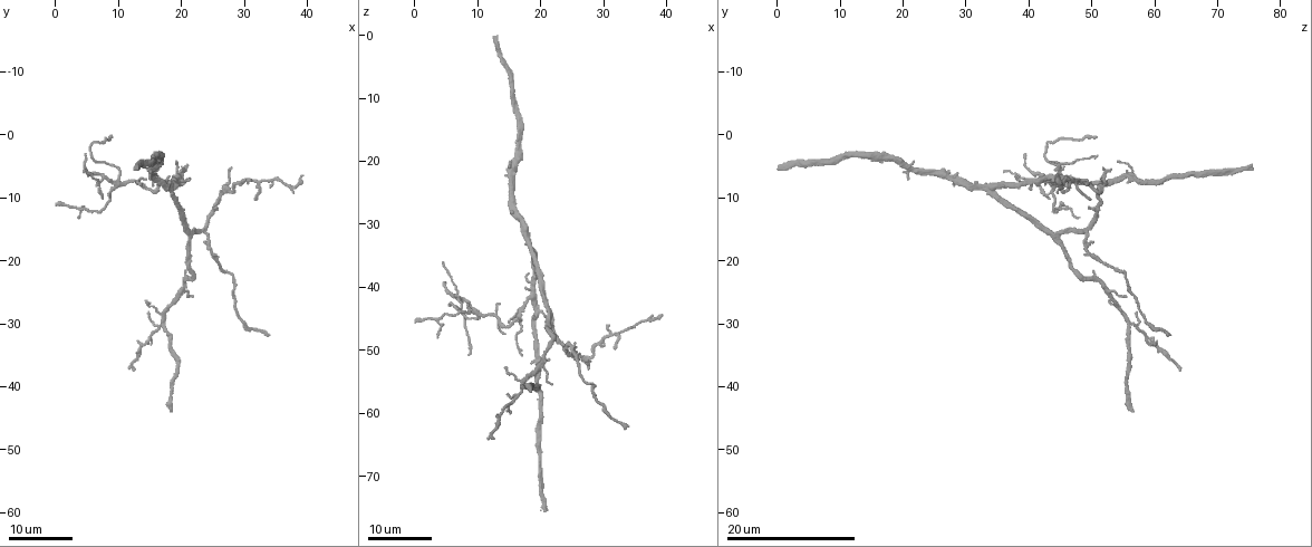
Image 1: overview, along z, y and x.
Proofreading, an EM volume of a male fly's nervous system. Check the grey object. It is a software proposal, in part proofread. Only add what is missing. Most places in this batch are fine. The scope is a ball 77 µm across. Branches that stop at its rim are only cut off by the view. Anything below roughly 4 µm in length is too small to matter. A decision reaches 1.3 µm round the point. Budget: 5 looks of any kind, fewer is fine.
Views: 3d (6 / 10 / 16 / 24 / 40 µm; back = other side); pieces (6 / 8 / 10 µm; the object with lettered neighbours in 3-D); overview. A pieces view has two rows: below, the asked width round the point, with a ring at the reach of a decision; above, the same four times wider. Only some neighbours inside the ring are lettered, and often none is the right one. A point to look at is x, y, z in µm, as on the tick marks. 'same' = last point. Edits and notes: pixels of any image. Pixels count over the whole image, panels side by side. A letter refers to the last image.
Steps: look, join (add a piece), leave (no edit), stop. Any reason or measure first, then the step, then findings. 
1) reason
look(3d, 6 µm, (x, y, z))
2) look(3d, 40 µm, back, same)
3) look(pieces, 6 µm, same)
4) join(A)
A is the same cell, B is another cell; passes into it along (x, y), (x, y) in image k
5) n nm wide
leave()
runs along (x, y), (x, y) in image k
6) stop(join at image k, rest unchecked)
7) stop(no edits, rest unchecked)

long arm stops here
look(3d, 24 µm, (39.5, 6.5, 44.5))

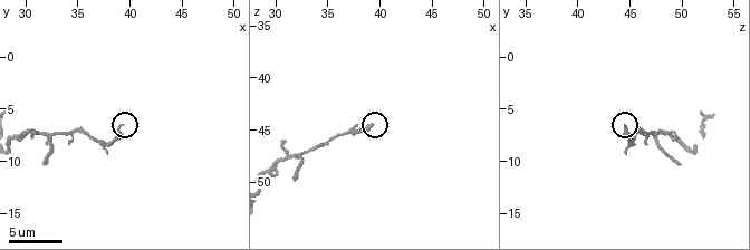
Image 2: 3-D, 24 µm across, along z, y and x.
look(pieces, 10 µm, (39.2, 6.6, 44.2))

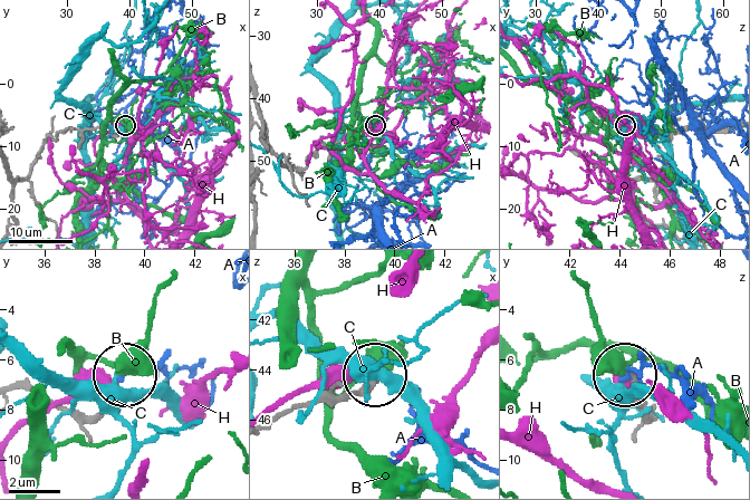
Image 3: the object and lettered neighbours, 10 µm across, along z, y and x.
leave()
A, B, C and H are other cells; none of them fits

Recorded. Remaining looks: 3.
an open end
look(3d, 6 µm, (32.0, 10.0, 49.4))

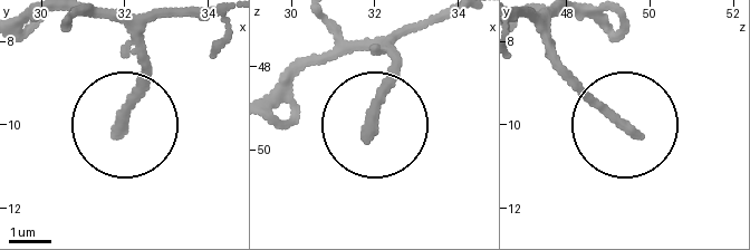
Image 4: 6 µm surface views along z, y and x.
look(pieces, 8 µm, (31.85, 10.20, 49.60))

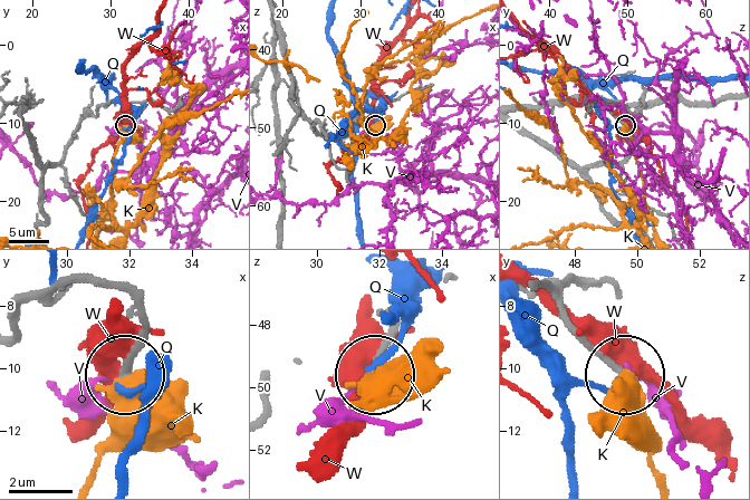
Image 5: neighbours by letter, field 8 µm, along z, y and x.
leave()
K, Q, V and W are other cells; runs along (590, 287), (564, 287), (561, 316), (619, 369) in image 5; no lettered piece goes on from it

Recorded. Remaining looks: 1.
stop(no edits, rest unchecked)

